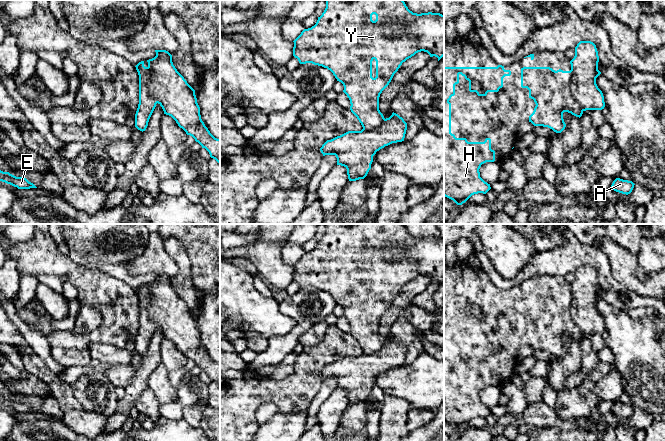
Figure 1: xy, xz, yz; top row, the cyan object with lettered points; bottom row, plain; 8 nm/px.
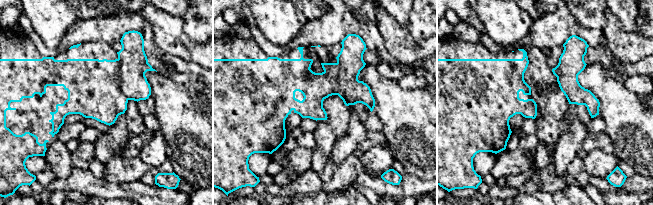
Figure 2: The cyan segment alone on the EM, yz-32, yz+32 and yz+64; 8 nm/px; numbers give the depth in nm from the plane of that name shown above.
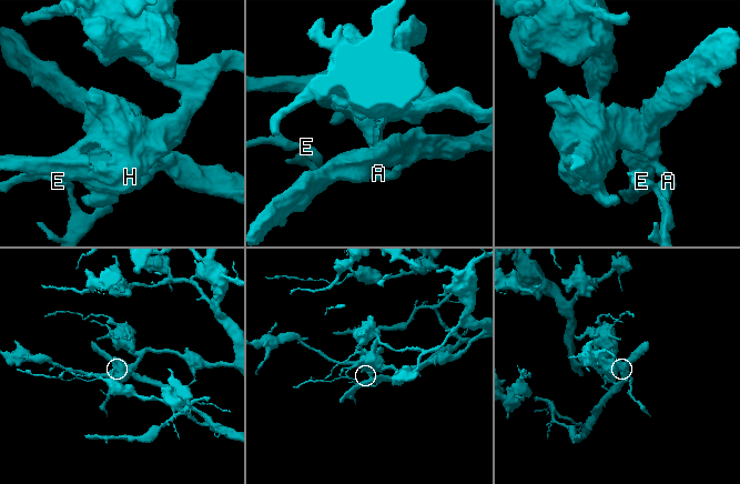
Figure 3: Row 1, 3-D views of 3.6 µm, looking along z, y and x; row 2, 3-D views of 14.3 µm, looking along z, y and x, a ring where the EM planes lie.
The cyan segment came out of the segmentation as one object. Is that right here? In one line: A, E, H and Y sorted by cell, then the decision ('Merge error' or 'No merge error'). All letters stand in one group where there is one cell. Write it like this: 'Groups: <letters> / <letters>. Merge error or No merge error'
Groups: A E / H Y. Merge error

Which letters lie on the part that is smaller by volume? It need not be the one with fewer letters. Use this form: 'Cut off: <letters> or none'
Cut off: A, E

